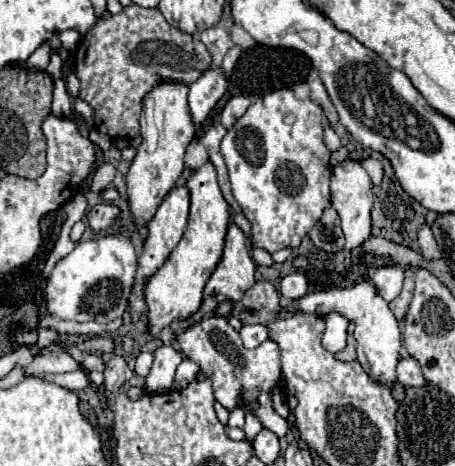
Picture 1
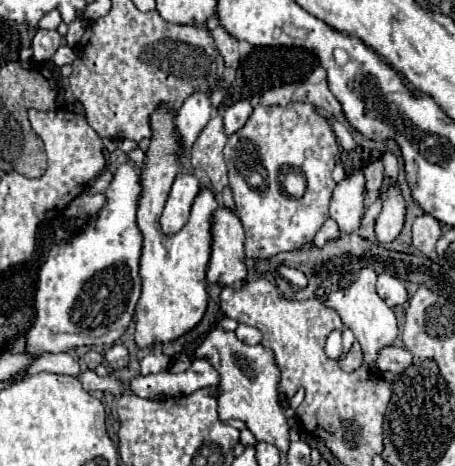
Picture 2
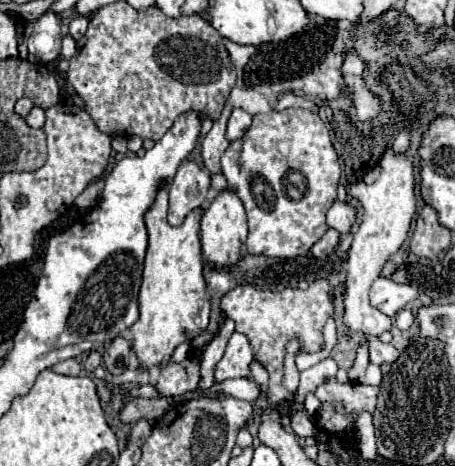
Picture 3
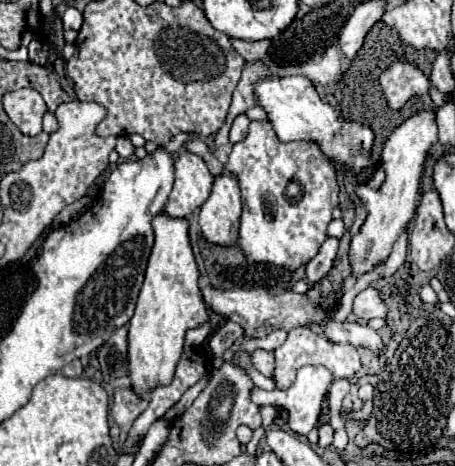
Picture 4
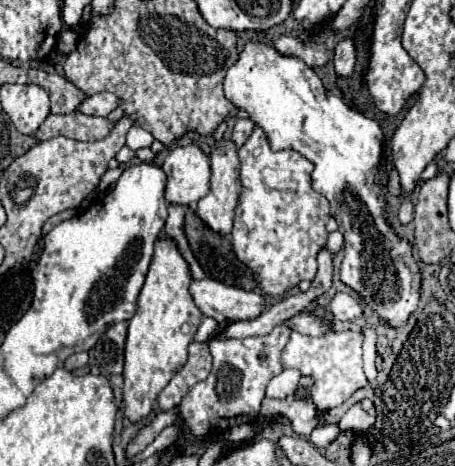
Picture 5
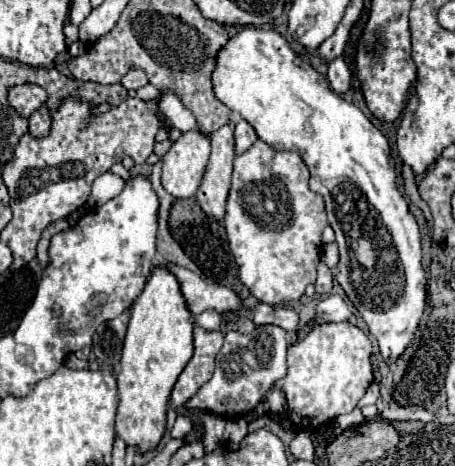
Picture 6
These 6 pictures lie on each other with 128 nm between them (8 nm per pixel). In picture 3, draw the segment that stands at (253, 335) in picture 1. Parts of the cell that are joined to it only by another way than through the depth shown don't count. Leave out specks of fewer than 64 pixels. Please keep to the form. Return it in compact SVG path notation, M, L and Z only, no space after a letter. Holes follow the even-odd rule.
M234 332L228 348L224 352L224 358L216 366L216 382L224 382L228 378L252 378L248 376L252 362L252 348L244 334Z

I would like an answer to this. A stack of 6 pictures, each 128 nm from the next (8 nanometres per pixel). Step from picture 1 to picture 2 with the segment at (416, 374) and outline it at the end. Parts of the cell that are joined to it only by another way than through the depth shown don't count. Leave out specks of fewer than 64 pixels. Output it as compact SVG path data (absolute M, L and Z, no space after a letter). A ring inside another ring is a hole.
M388 346L388 348L382 348L380 350L380 356L376 358L376 362L378 362L378 368L382 372L384 370L390 370L394 374L400 374L406 366L412 364L412 354L406 348Z

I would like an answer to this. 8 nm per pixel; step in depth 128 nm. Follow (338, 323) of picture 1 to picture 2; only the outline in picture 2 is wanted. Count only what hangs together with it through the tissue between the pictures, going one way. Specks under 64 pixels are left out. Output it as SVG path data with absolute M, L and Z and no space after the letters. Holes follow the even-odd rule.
M334 330L328 336L328 340L326 340L326 354L332 360L338 360L340 358L340 354L342 354L342 336L340 336L338 330Z

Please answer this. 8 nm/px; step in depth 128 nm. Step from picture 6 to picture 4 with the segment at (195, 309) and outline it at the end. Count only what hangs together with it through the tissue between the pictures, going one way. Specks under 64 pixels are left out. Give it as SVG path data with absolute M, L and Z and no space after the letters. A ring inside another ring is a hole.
M208 284L208 286L202 288L202 296L204 296L206 306L212 312L216 312L220 316L226 316L232 322L244 326L248 336L258 336L260 330L262 330L262 336L266 336L276 328L284 328L288 332L288 330L292 330L296 326L316 324L316 322L322 322L326 318L326 312L322 308L314 306L316 300L320 298L320 284L314 286L308 294L296 294L296 292L288 290L288 292L282 292L278 296L270 296L264 288L220 290L220 288L214 288L212 284Z

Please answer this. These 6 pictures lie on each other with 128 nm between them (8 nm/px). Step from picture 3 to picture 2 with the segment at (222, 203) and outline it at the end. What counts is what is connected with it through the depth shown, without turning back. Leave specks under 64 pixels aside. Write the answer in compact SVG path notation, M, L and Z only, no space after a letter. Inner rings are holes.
M220 206L212 214L212 244L206 280L240 288L244 278L244 226L234 210Z

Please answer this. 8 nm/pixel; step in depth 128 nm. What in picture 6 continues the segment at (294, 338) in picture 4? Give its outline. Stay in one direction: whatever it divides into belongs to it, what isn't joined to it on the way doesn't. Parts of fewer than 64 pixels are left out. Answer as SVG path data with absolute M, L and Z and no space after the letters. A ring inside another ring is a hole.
M350 322L338 324L318 324L314 326L308 336L288 348L288 374L278 380L272 388L282 390L286 396L286 416L294 424L296 430L314 430L324 422L334 420L340 414L348 414L354 410L358 400L364 396L368 386L372 384L372 364L370 364L372 344L368 336Z

